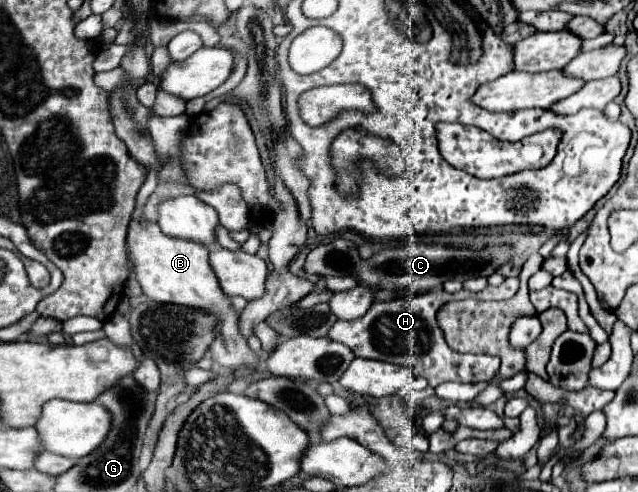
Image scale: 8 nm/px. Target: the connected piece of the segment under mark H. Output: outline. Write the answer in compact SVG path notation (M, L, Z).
M507 277L499 287L487 285L479 293L469 293L467 289L459 293L447 293L443 289L431 289L413 297L395 299L395 301L377 301L365 313L365 317L355 321L337 321L329 329L329 339L347 345L355 357L357 355L381 355L379 361L395 363L409 367L413 375L425 377L431 387L437 387L445 381L459 381L459 383L477 383L477 381L491 381L497 375L499 359L489 355L465 355L449 349L443 341L439 341L437 329L437 309L447 301L453 301L455 295L467 295L473 299L511 299L517 293L517 277Z

